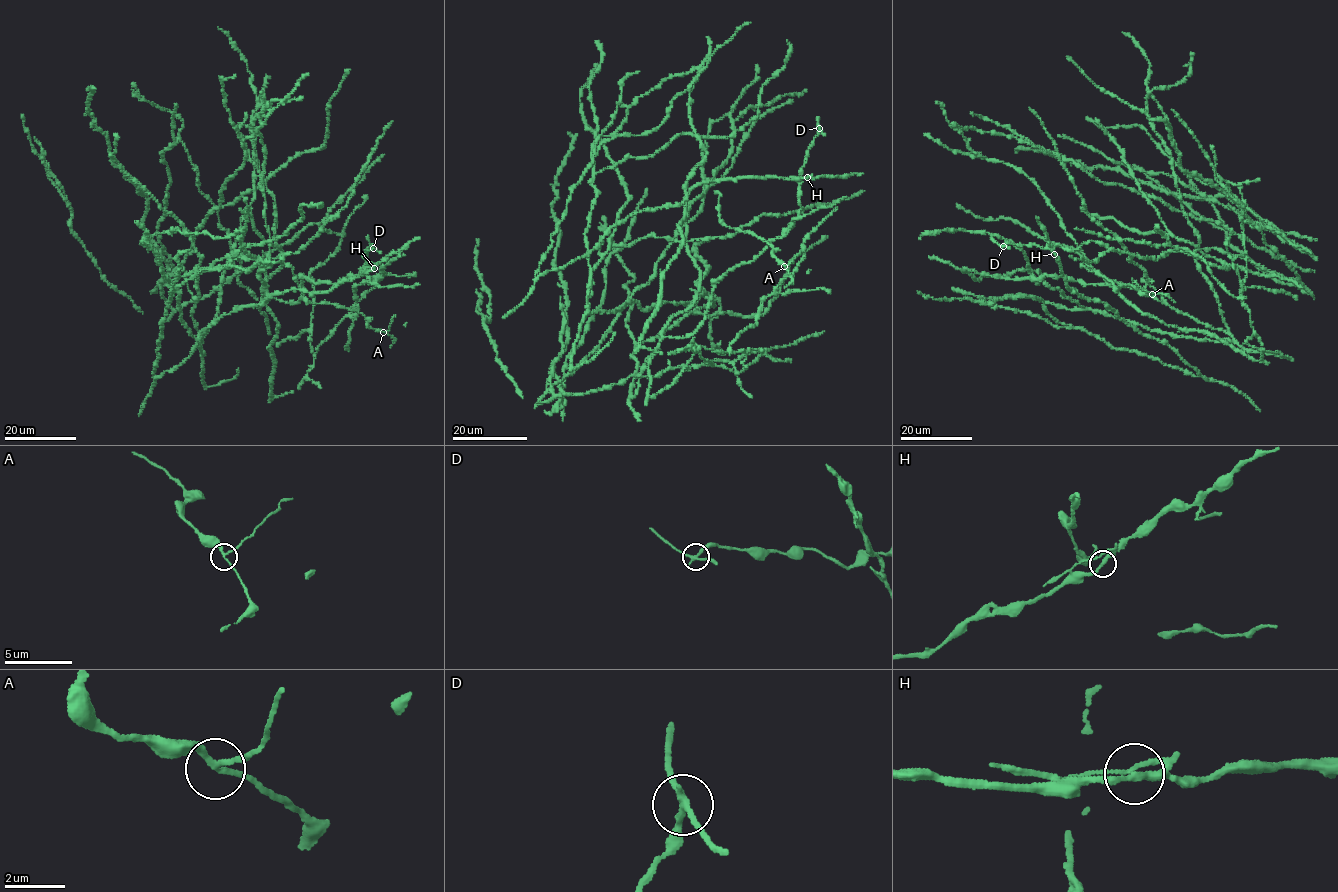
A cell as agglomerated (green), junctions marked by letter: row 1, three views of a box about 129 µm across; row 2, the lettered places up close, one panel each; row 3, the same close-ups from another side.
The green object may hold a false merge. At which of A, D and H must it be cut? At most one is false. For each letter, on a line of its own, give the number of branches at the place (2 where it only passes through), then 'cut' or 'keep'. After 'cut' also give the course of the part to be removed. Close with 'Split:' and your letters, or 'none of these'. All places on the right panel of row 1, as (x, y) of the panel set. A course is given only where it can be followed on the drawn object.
A: branches 3; keep
D: branches 3; cut; course (1003, 246), (991, 238)
H: branches 3; keep
Split: D

